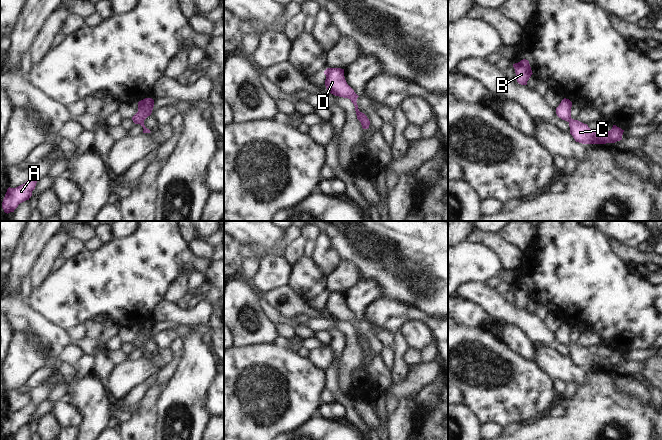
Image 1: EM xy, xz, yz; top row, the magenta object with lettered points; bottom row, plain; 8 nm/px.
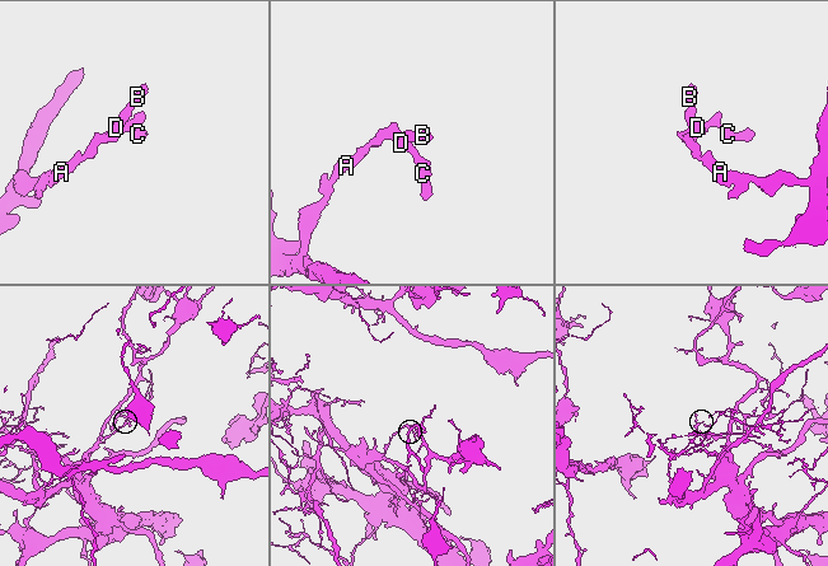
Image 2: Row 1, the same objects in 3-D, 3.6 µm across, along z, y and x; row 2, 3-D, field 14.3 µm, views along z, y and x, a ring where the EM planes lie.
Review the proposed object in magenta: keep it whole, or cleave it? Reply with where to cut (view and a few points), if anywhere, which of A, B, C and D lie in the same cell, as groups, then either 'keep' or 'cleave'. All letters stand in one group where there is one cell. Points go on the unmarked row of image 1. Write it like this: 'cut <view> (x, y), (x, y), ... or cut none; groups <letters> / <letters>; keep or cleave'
cut none; groups A B C D; keep

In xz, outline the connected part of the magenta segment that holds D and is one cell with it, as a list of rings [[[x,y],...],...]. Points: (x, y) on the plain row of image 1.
[[[327,292],[324,295],[324,298],[326,299],[325,310],[326,310],[327,316],[335,320],[350,323],[355,330],[357,343],[361,346],[362,352],[368,353],[370,349],[370,345],[364,337],[359,335],[358,329],[356,326],[359,320],[347,308],[344,301],[344,293]]]

